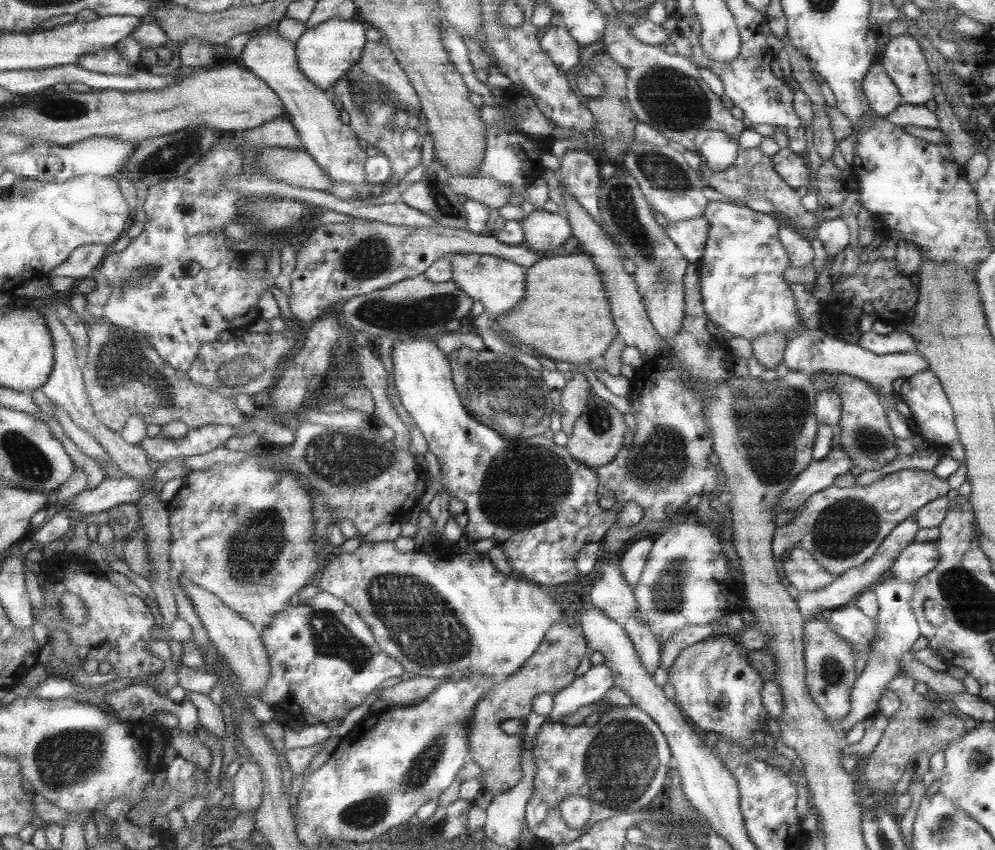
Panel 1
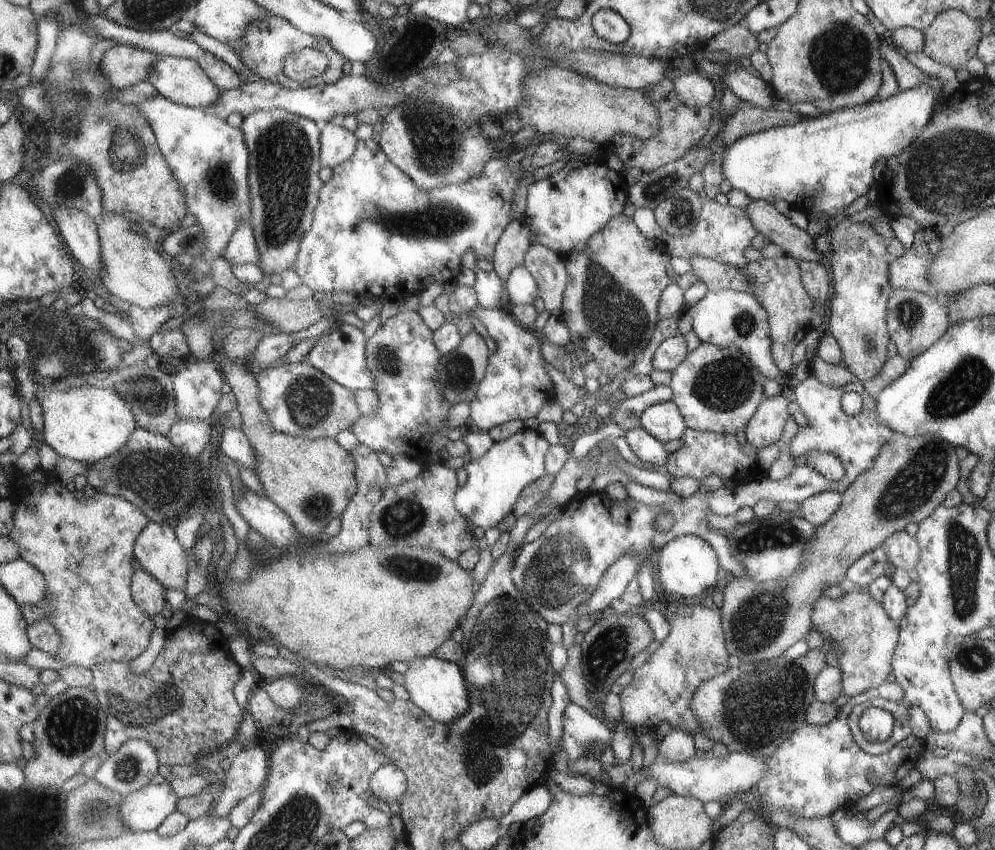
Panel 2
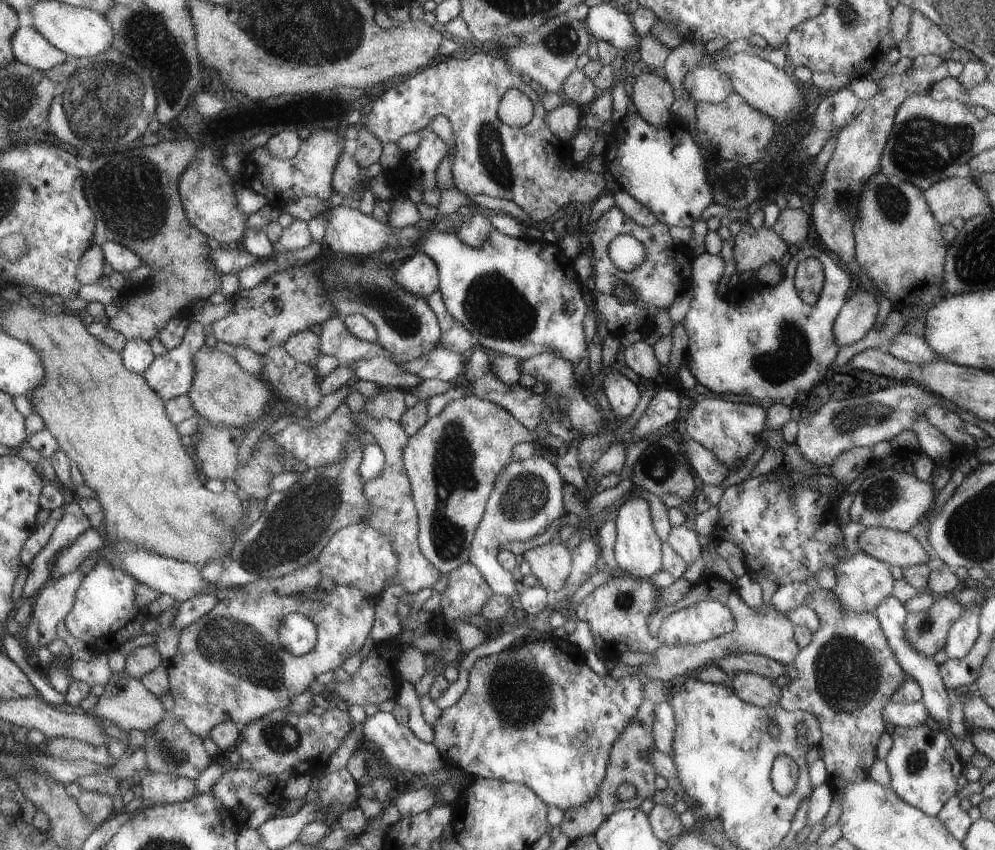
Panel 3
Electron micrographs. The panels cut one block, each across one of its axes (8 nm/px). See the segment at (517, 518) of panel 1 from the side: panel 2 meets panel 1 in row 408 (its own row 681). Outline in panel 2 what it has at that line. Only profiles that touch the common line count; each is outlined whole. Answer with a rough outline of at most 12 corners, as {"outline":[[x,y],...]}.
{"outline":[[417,657],[403,675],[410,700],[436,721],[470,711],[461,664]]}

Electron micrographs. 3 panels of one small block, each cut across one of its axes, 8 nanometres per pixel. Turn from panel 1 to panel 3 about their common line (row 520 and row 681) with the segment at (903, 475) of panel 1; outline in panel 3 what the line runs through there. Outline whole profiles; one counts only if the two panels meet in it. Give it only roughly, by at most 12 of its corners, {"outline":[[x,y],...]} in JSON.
{"outline":[[830,590],[777,706],[817,719],[833,795],[867,778],[905,674],[873,613]]}

